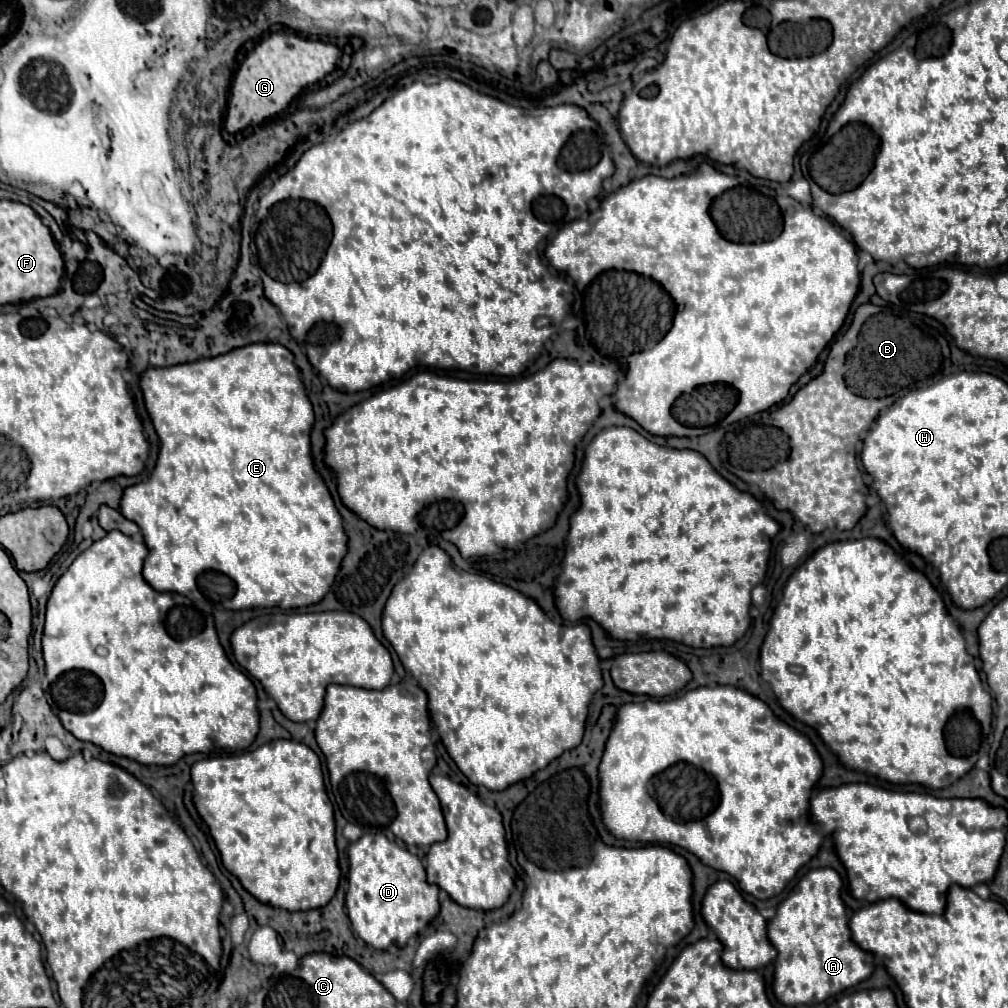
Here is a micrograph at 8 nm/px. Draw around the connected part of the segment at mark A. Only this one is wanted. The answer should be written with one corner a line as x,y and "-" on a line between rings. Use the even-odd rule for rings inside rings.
813,869
809,871
799,883
791,889
789,897
779,905
777,915
767,923
767,937
769,943
777,949
775,957
775,971
773,971
773,995
779,1003
795,1007
795,1005
813,1005
821,1003
859,981
867,979
873,971
873,957
865,951
861,951
851,941
851,931
847,927
847,915
845,905
841,901
841,889
843,881
837,871
833,869

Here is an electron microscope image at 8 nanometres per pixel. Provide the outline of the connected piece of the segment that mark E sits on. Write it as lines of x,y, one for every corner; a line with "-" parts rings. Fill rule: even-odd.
253,343
237,347
231,353
199,359
193,363
179,363
163,369
145,369
139,375
139,387
143,393
145,409
151,417
155,433
159,435
161,447
155,469
149,479
139,485
129,485
119,501
119,511
129,521
135,521
143,533
143,541
149,555
143,563
143,579
157,591
175,591
193,603
203,603
211,609
251,609
251,607
277,607
277,609
297,609
307,607
323,599
335,581
339,563
347,551
347,537
343,531
343,521
333,505
333,499
321,483
321,477
313,469
309,433
313,427
313,407
305,395
305,387
299,379
299,371
293,363
293,355
287,347
279,343

